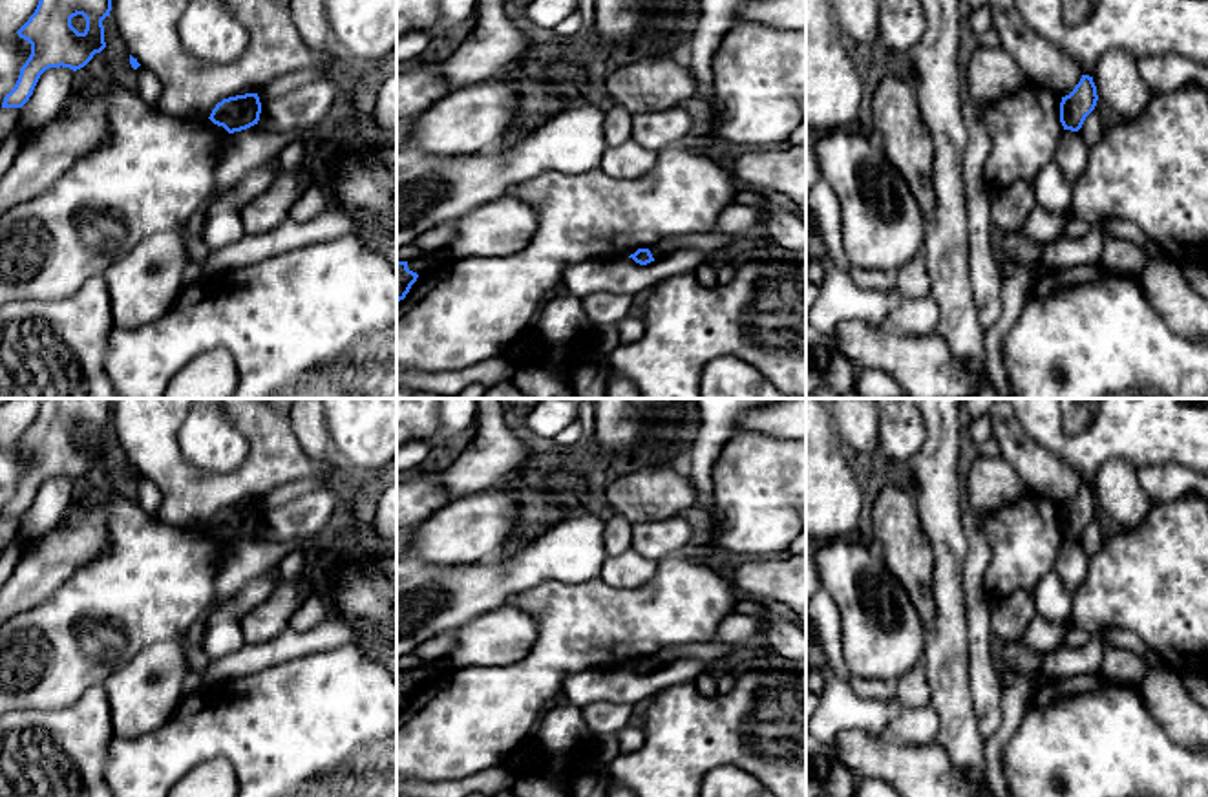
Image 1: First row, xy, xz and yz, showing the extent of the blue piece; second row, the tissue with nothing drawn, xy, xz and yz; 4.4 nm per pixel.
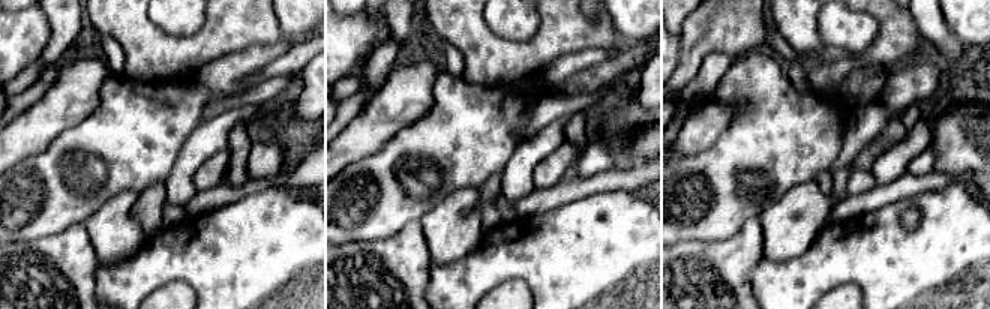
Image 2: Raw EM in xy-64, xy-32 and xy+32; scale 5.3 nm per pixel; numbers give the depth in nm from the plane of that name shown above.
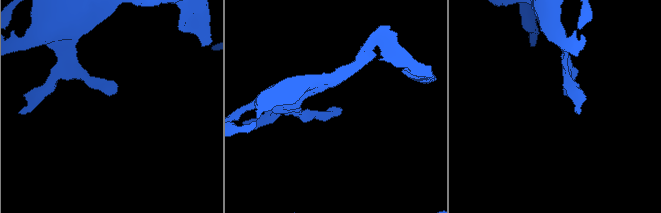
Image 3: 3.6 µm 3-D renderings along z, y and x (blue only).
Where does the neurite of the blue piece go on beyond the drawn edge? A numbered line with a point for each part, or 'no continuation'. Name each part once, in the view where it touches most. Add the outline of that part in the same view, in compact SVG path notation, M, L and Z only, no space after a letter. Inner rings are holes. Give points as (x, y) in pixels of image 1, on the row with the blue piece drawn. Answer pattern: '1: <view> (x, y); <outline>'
no continuation

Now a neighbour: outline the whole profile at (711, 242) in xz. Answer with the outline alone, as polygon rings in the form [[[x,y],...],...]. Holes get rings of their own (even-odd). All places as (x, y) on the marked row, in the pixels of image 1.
[[[722,232],[673,236],[658,241],[654,247],[649,247],[649,250],[654,260],[665,258],[667,254],[673,254],[676,250],[718,252],[722,247],[738,238],[740,236]]]

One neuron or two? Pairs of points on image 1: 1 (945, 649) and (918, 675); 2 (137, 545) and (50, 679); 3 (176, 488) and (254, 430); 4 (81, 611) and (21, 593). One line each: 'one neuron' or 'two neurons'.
1: two neurons
2: one neuron
3: one neuron
4: two neurons

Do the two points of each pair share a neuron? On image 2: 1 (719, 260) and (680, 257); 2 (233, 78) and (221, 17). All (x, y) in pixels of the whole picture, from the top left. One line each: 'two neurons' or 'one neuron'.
1: one neuron
2: two neurons

